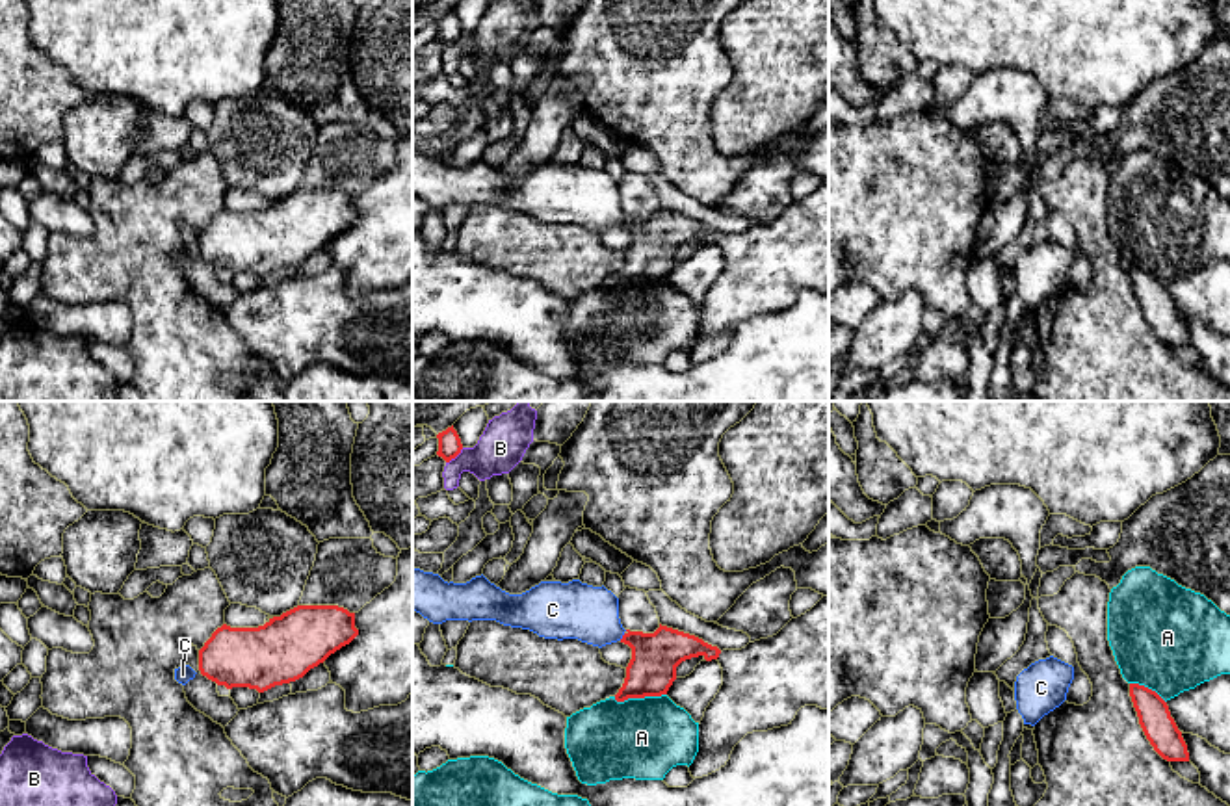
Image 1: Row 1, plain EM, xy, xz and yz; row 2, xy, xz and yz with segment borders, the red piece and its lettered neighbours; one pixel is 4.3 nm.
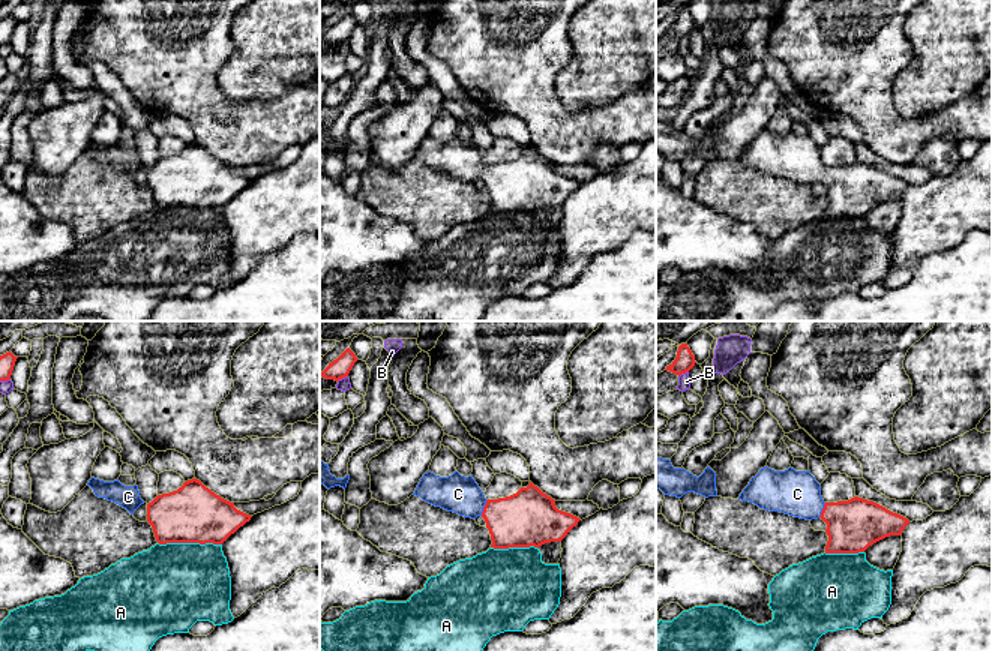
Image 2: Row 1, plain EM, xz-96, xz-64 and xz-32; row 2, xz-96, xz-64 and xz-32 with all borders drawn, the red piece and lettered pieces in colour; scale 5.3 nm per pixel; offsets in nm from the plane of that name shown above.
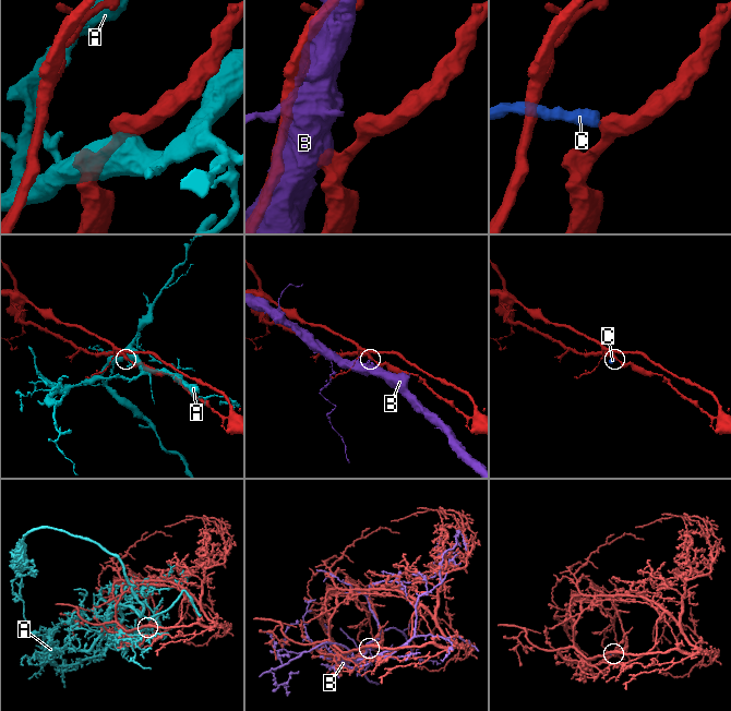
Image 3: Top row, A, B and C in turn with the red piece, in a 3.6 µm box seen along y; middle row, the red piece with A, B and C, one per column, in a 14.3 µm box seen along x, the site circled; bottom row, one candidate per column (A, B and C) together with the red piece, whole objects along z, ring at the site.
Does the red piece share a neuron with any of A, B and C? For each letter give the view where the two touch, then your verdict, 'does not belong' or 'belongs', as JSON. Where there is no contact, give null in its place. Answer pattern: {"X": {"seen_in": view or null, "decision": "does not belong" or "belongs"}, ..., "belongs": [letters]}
{"A": {"seen_in": "xz", "decision": "does not belong"}, "B": {"seen_in": "xz", "decision": "does not belong"}, "C": {"seen_in": "xz", "decision": "belongs"}, "belongs": ["C"]}

